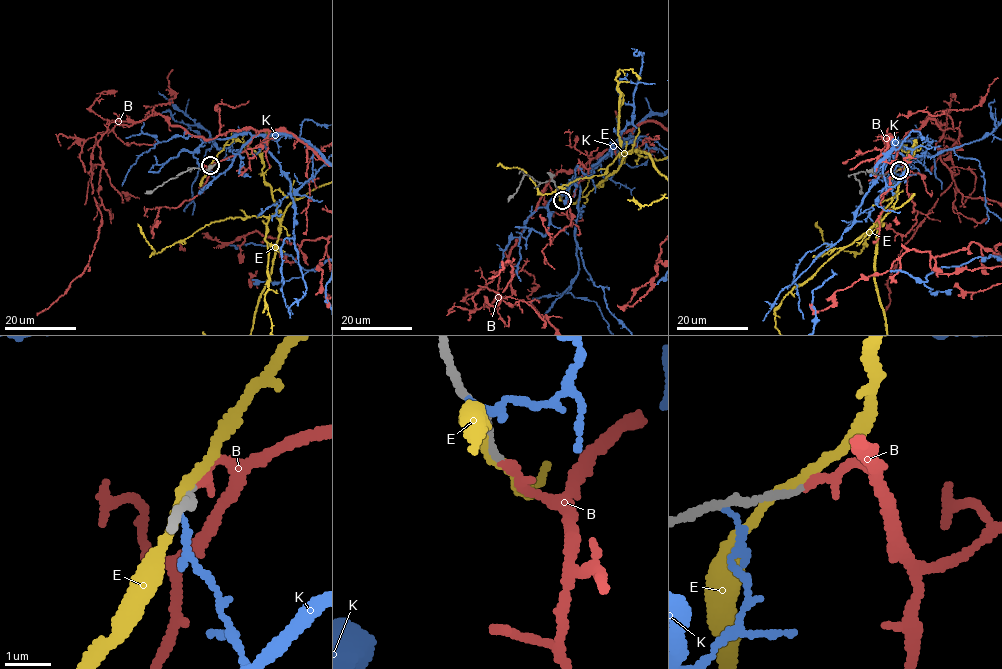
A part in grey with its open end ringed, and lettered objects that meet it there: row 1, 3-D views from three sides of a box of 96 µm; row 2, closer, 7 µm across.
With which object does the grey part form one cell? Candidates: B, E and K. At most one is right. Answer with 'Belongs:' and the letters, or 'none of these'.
Belongs: B

